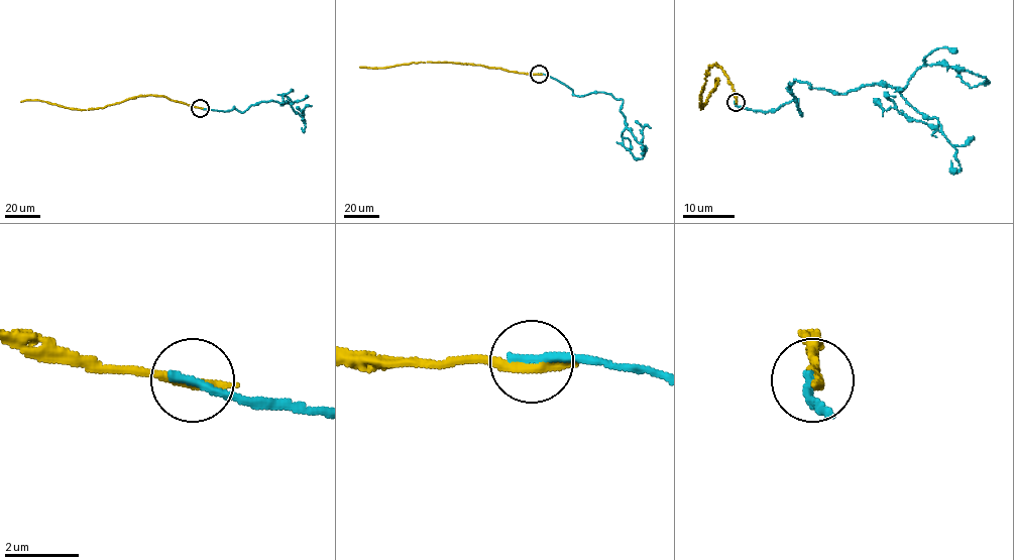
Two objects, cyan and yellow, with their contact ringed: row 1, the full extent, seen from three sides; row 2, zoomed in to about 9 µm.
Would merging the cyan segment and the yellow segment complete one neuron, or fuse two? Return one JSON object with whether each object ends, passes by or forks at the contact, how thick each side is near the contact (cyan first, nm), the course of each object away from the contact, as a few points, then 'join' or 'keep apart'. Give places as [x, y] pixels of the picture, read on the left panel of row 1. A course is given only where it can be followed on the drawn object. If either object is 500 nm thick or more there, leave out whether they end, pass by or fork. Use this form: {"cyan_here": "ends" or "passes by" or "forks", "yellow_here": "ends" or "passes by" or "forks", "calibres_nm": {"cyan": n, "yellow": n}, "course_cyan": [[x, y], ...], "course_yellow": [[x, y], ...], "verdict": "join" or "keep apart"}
{"cyan_here": "ends", "yellow_here": "ends", "calibres_nm": {"cyan": 280, "yellow": 320}, "course_cyan": [[200, 108], [227, 111], [233, 107], [243, 112], [261, 102], [287, 103], [284, 95], [293, 102], [306, 97]], "course_yellow": [[200, 108], [149, 95], [86, 110], [43, 101], [21, 102]], "verdict": "keep apart"}

